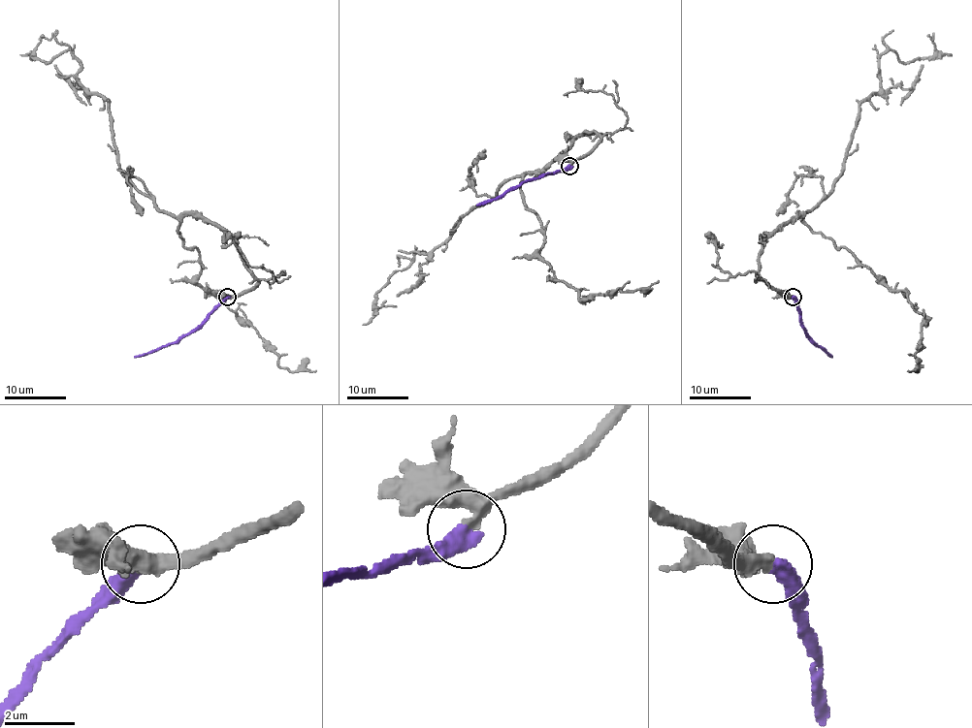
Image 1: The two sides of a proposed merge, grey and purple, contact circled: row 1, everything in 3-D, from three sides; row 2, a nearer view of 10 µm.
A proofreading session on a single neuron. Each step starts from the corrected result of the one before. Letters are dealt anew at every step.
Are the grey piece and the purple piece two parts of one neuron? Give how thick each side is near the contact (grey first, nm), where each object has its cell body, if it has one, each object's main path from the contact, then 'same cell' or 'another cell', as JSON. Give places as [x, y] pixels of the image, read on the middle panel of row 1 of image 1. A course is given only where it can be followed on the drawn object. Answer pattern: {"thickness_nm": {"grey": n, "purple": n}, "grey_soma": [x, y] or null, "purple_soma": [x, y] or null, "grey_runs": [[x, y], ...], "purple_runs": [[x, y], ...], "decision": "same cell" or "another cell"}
{"thickness_nm": {"grey": 280, "purple": 480}, "grey_soma": null, "purple_soma": null, "grey_runs": [[569, 165], [600, 139], [594, 133], [513, 176], [428, 254], [417, 252], [376, 294], [378, 308], [396, 306]], "purple_runs": [[569, 165], [524, 180], [476, 205]], "decision": "same cell"}

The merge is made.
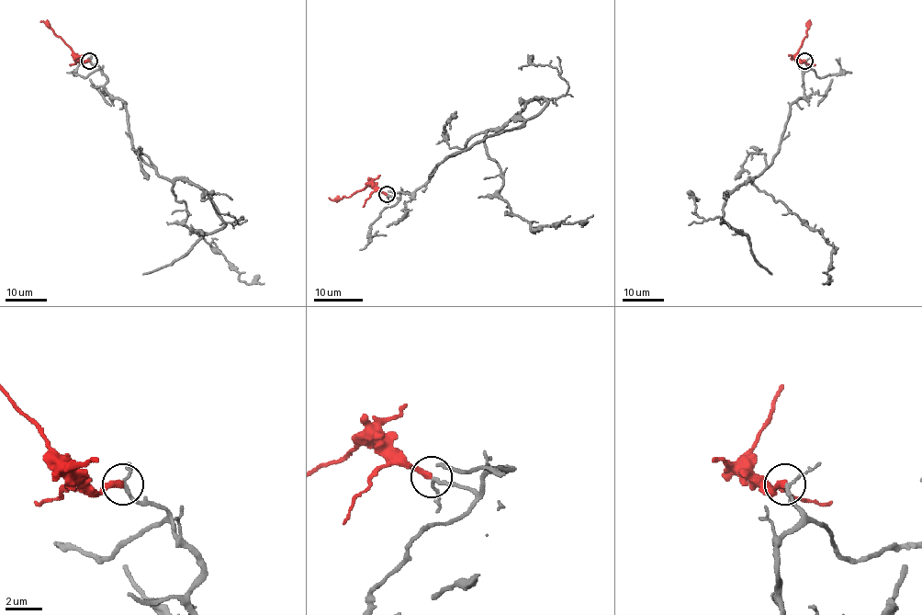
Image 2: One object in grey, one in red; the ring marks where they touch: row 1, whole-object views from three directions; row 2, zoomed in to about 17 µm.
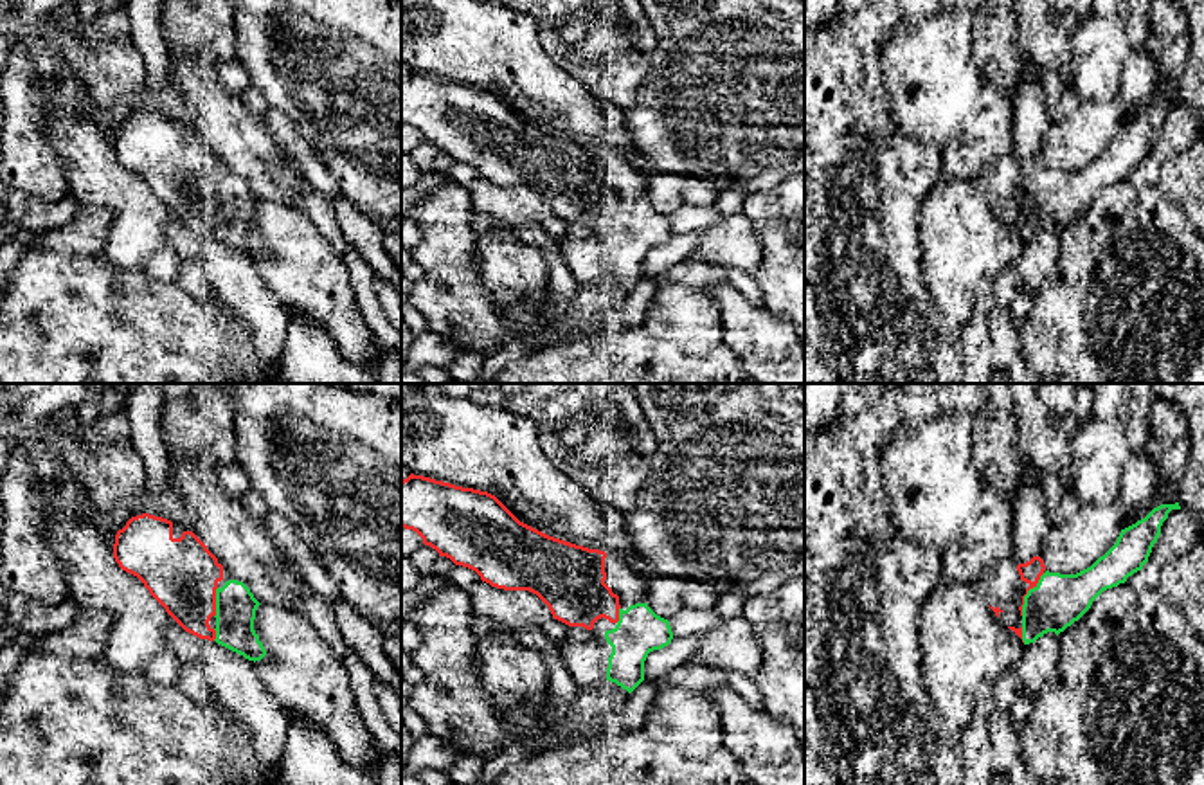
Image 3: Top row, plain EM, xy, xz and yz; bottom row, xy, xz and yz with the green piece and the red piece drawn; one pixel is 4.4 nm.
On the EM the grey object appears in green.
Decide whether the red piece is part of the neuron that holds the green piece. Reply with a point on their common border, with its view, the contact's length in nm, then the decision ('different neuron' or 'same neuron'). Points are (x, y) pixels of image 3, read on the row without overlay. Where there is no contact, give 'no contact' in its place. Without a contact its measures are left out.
contact yz (1026, 191); length 220 nm; same neuron

